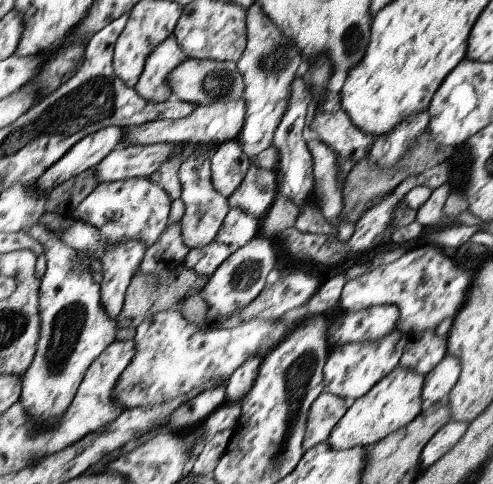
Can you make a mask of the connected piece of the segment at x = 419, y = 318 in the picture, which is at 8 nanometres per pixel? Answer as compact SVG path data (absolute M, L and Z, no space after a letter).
M419 245L414 250L406 251L394 263L376 266L362 272L362 276L348 280L337 307L343 311L359 312L372 306L396 306L400 310L398 329L404 334L419 335L426 330L435 331L448 316L456 318L468 300L474 274L471 274L470 281L468 270L456 266L448 256L432 247Z

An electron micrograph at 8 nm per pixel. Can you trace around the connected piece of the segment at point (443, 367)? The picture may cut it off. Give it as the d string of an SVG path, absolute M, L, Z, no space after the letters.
M454 356L445 358L425 376L422 390L422 409L430 408L436 402L447 402L450 392L458 383L461 374L460 360Z

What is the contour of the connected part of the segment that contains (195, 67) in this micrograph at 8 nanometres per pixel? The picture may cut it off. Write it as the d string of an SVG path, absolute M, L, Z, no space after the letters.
M188 58L182 60L172 72L168 72L168 86L170 86L172 96L194 106L211 104L219 99L238 100L238 98L243 98L245 88L236 63Z

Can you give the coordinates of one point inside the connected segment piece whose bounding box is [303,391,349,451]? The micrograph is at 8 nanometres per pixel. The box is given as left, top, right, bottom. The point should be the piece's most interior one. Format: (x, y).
(327, 410)

